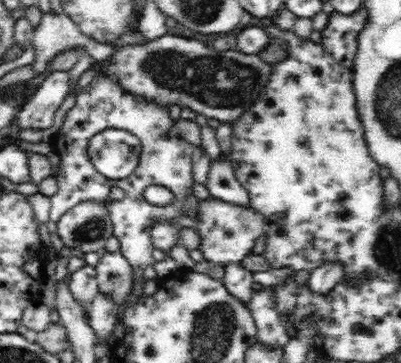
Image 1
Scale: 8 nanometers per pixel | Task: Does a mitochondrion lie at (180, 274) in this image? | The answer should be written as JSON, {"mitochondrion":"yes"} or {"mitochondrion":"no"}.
{"mitochondrion":"no"}

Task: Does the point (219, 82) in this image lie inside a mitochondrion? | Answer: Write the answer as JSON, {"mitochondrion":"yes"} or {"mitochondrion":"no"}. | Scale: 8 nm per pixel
{"mitochondrion":"yes"}

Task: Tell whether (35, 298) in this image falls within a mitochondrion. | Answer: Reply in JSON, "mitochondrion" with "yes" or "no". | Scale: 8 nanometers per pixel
{"mitochondrion":"no"}

